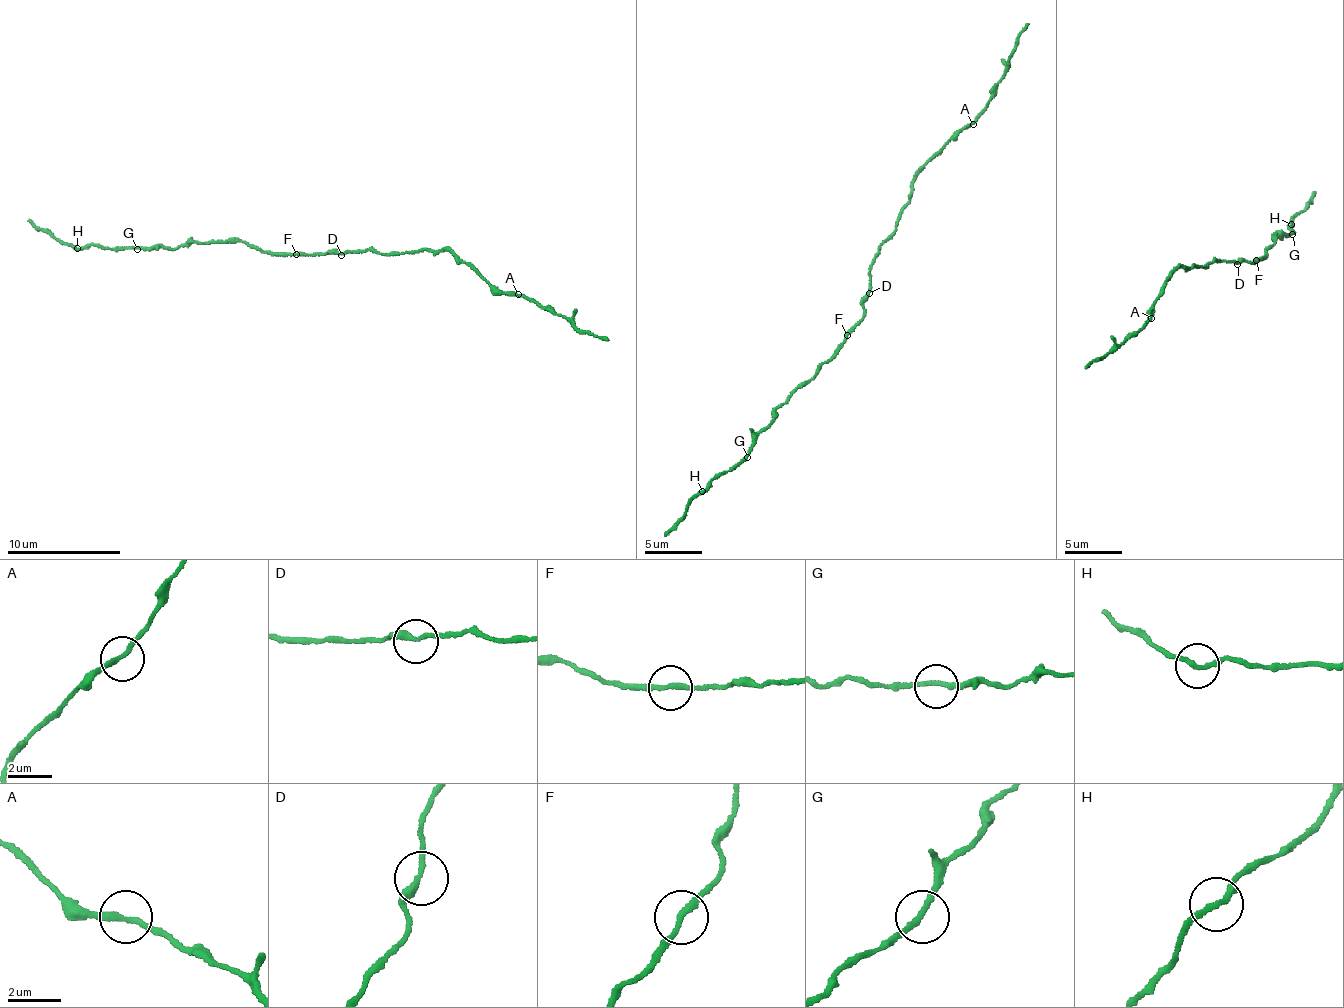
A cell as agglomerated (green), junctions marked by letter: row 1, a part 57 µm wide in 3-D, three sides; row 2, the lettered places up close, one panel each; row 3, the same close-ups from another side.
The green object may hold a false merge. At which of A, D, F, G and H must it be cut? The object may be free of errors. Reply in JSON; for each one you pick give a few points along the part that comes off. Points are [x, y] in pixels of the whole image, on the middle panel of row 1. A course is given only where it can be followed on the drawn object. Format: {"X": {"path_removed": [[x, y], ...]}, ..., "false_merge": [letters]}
{"false_merge": []}

